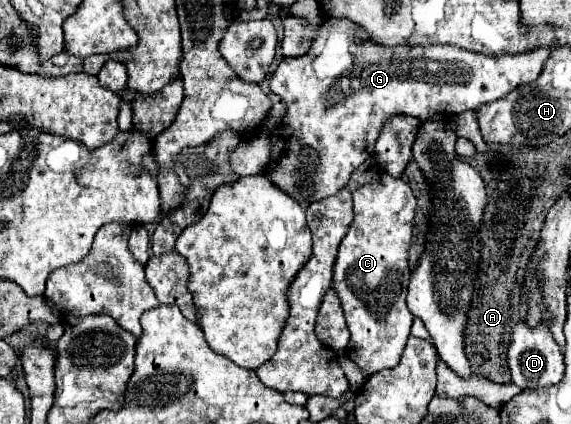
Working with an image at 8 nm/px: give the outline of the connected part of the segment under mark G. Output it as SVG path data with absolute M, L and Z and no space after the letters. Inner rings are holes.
M325 19L309 51L301 57L283 59L271 77L271 91L277 93L285 101L287 115L281 127L271 137L273 155L271 155L269 169L271 169L271 179L275 181L275 185L295 199L301 195L297 187L299 145L311 145L321 157L321 165L313 179L313 187L307 191L307 197L311 201L325 199L329 195L335 195L337 189L345 187L353 169L373 155L375 139L381 131L383 121L389 115L403 113L417 119L435 119L435 117L439 119L441 115L447 115L447 113L463 113L469 109L477 109L479 105L497 101L505 97L507 93L511 93L513 89L517 89L519 85L537 79L551 53L551 49L541 47L531 53L489 57L489 55L455 47L455 45L385 47L373 41L359 41L355 37L357 29L359 29L357 23L351 23L345 19Z

